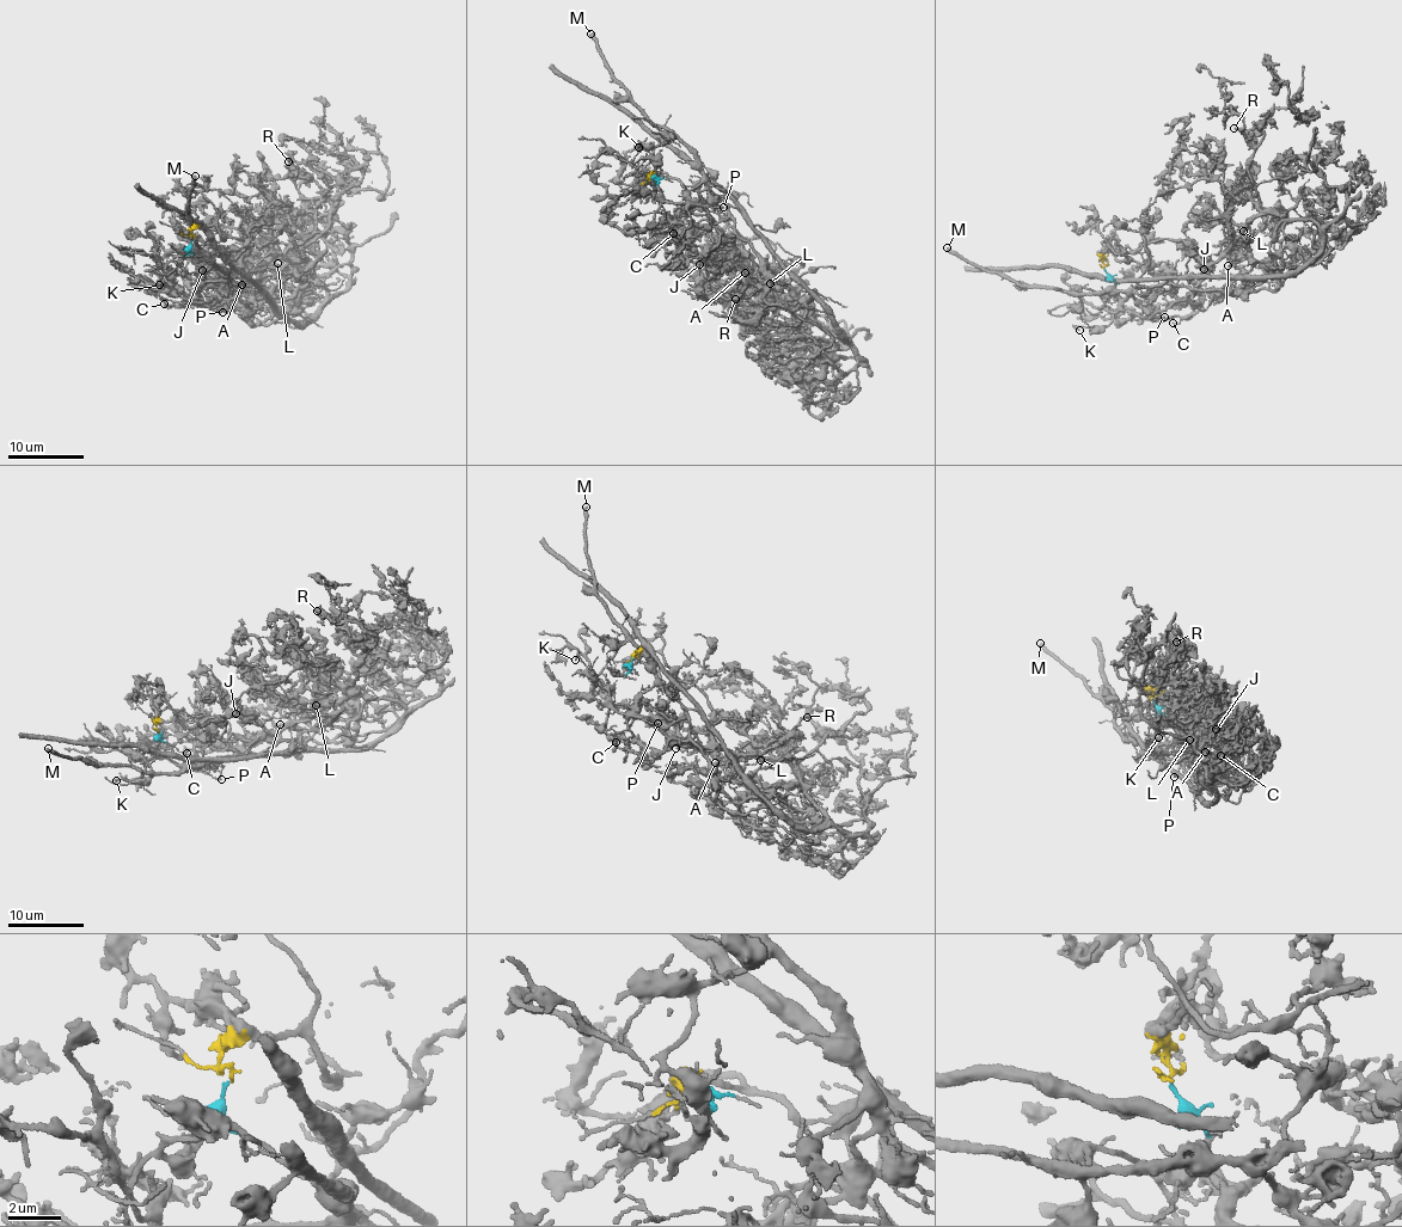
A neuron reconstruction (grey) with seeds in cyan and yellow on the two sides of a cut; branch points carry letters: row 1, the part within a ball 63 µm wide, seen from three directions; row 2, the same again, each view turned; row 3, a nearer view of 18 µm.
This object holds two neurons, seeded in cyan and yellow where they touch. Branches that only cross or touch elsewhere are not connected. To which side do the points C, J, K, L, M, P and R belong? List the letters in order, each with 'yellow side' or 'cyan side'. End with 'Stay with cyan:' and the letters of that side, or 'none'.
C: cyan side
J: yellow side
K: cyan side
L: yellow side
M: cyan side
P: cyan side
R: yellow side
Stay with cyan: C, K, M, P

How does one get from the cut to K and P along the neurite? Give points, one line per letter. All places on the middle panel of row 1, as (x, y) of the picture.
K: (654, 175), (656, 183), (650, 172), (642, 175), (650, 178), (655, 163), (638, 147)
P: (654, 175), (656, 183), (644, 165), (653, 151), (677, 139), (702, 173), (690, 198), (703, 206), (724, 207)

